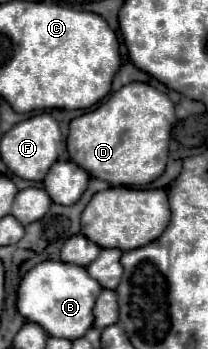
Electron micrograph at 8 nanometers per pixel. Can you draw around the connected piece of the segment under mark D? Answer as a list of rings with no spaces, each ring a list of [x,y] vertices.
[[[129,83],[97,109],[71,121],[67,149],[71,159],[91,177],[123,187],[149,185],[165,171],[173,121],[175,109],[165,93],[147,83]]]

